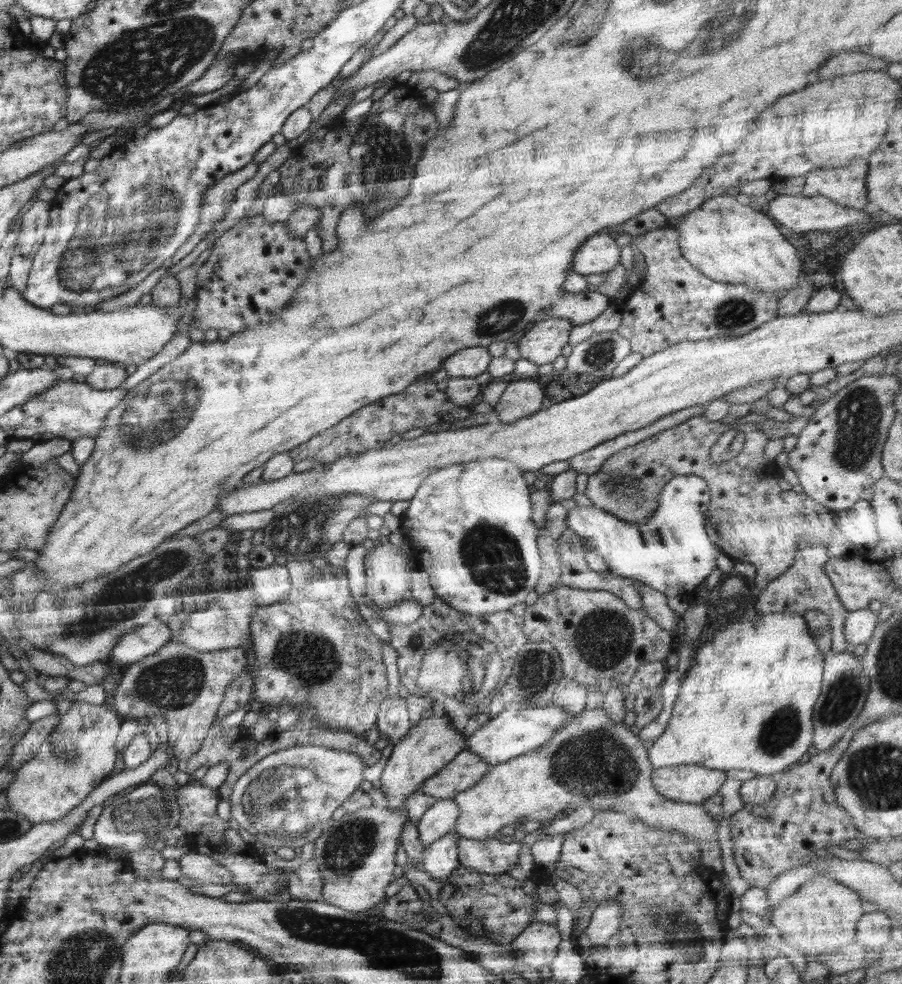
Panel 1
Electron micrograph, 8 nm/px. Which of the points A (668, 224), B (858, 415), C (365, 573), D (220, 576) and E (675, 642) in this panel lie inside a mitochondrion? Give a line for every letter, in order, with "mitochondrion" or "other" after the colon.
A: other
B: mitochondrion
C: other
D: mitochondrion
E: other

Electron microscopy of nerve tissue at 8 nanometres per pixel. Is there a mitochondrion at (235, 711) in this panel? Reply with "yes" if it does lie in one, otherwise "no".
no

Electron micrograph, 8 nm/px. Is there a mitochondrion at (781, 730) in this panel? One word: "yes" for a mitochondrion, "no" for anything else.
yes

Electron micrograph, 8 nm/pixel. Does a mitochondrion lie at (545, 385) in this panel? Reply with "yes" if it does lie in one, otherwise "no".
no

